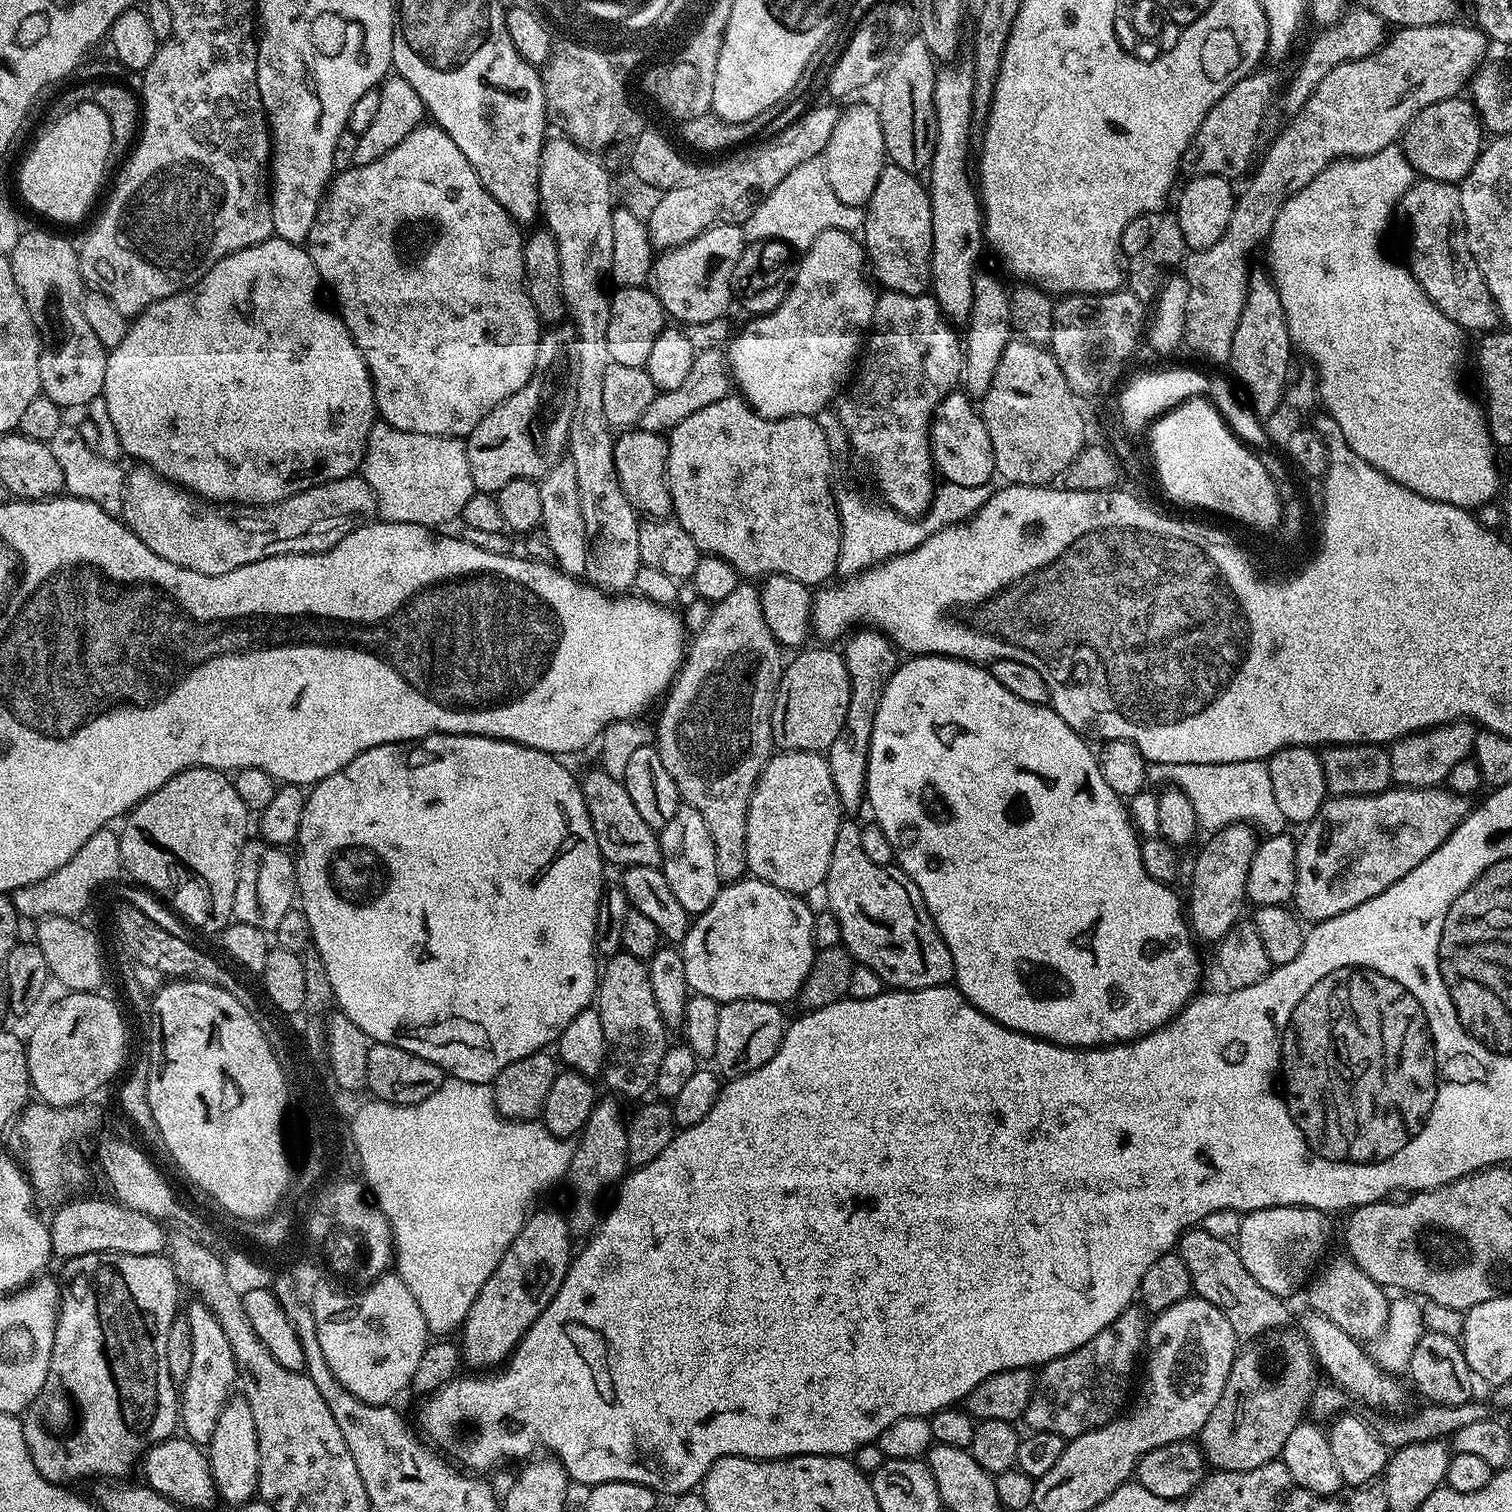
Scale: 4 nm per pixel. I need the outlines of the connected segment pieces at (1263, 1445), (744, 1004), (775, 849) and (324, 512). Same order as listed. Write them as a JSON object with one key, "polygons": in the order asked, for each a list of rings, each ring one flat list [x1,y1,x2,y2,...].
{"polygons":[[[1292,1326,1266,1332,1263,1336,1245,1343,1242,1350,1236,1353,1236,1361,1222,1390,1222,1398,1218,1398,1218,1406,1210,1410,1210,1418,1206,1418,1198,1433,1200,1450,1207,1463,1221,1472,1254,1470,1258,1466,1273,1463,1286,1446,1290,1430,1302,1423,1309,1411,1312,1393,1318,1387,1316,1372,1318,1376,1318,1365,1316,1356,1312,1353,1311,1342,1304,1336,1303,1331,1296,1329,1295,1332]],[[735,1000,729,1004,720,1004,714,1068,725,1081,737,1080,739,1076,750,1074,774,1058,784,1037,784,1011,781,1005,765,1000]],[[781,751,773,755,768,765,762,770,762,774,756,783,756,789,752,791,752,797,748,803,748,817,746,818,746,858,748,859,748,872,757,880,765,880,770,886,778,886,778,890,786,890,797,894,809,894,816,887,823,885,828,879,830,870,830,854,834,854,834,838,838,834,838,826,842,819,842,809,838,802,838,790,834,790,834,778,830,778,830,766,827,759,818,752,786,752]],[[143,466,129,471,124,482,122,519,128,529,146,542,158,558,211,576,230,574,238,566,271,556,325,552,342,542,346,534,373,523,377,516,376,495,360,474,319,484,277,504,263,506,205,503,201,497]]]}

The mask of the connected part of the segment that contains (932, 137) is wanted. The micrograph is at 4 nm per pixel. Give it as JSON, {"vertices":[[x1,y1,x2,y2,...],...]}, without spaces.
{"vertices":[[919,34,912,36,898,58,882,77,884,89,880,92,880,125,887,159,902,170,923,173,934,158,934,148,938,138,938,118,934,112,934,82,938,71,938,61,932,55,930,46]]}

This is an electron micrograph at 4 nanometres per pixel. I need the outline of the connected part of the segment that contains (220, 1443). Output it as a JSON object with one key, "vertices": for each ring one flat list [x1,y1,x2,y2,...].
{"vertices":[[233,1394,224,1403,222,1414,218,1414,218,1426,214,1426,214,1434,206,1445,208,1465,216,1483,216,1490,221,1501,228,1504,244,1504,258,1492,258,1430,254,1430,254,1413,250,1410,250,1402,242,1394]]}

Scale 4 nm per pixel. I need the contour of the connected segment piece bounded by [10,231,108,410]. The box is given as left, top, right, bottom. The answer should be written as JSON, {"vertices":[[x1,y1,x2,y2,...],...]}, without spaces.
{"vertices":[[25,231,14,246,10,259,14,270,14,282,26,302,30,318,40,335,41,345,46,349,40,353,40,391,52,399,61,410,83,409,90,402,90,398,103,393,108,352,102,346,102,342,98,342,94,330,90,330,90,322,86,322,84,313,86,285,80,273,77,249,74,244,72,248,70,241,63,240,52,232]]}

